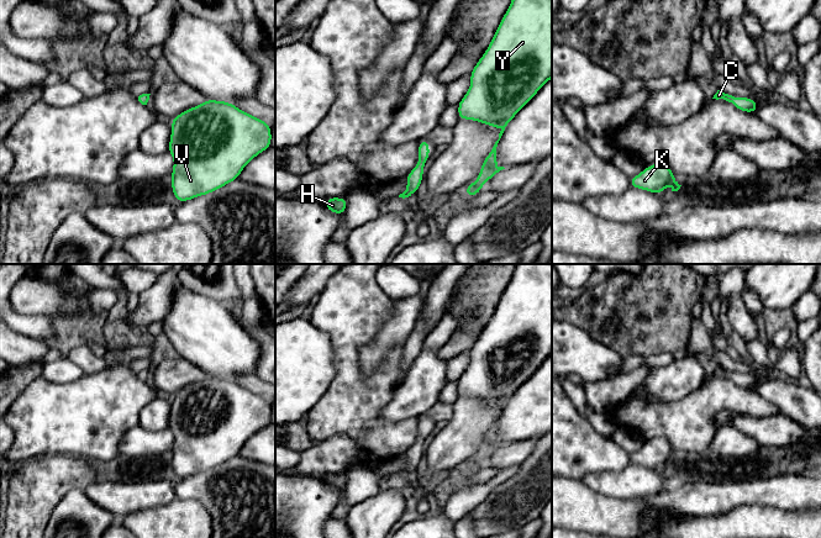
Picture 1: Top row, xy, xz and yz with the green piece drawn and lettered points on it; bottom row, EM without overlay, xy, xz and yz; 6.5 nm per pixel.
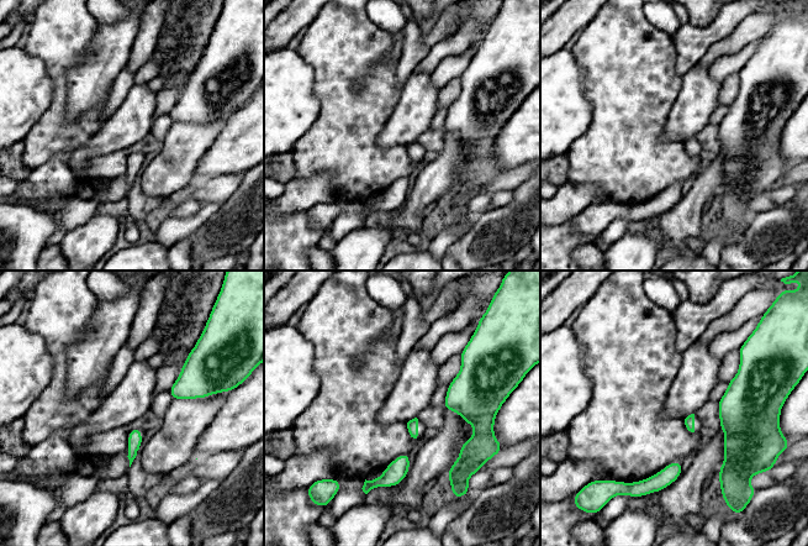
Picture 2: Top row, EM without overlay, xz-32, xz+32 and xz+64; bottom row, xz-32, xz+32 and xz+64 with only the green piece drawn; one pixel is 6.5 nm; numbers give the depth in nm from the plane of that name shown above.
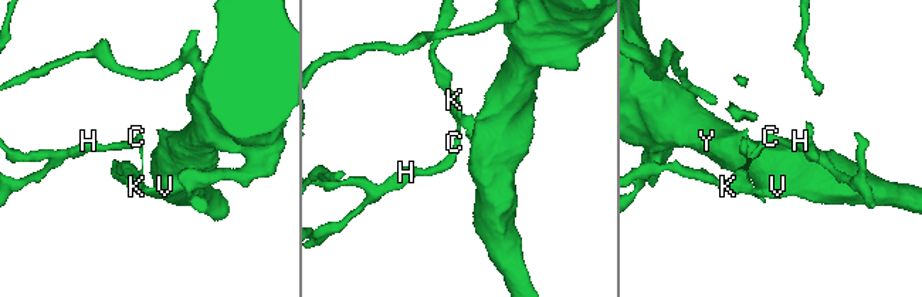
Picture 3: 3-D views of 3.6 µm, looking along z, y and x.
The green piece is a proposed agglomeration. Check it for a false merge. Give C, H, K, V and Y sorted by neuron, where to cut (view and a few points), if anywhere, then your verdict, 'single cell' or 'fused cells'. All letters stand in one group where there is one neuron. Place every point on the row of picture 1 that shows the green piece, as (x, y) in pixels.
C H K V Y | no cut | single cell

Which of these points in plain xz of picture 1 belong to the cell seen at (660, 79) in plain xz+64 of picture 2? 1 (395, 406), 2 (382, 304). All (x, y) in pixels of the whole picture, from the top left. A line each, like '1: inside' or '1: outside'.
1: outside
2: inside

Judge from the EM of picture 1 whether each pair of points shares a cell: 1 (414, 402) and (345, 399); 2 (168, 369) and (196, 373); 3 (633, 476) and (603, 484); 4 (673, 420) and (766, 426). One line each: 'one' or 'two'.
1: two
2: one
3: one
4: two

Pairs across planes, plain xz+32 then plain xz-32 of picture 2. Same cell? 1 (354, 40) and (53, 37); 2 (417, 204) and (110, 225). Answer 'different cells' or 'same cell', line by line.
1: same cell
2: different cells

